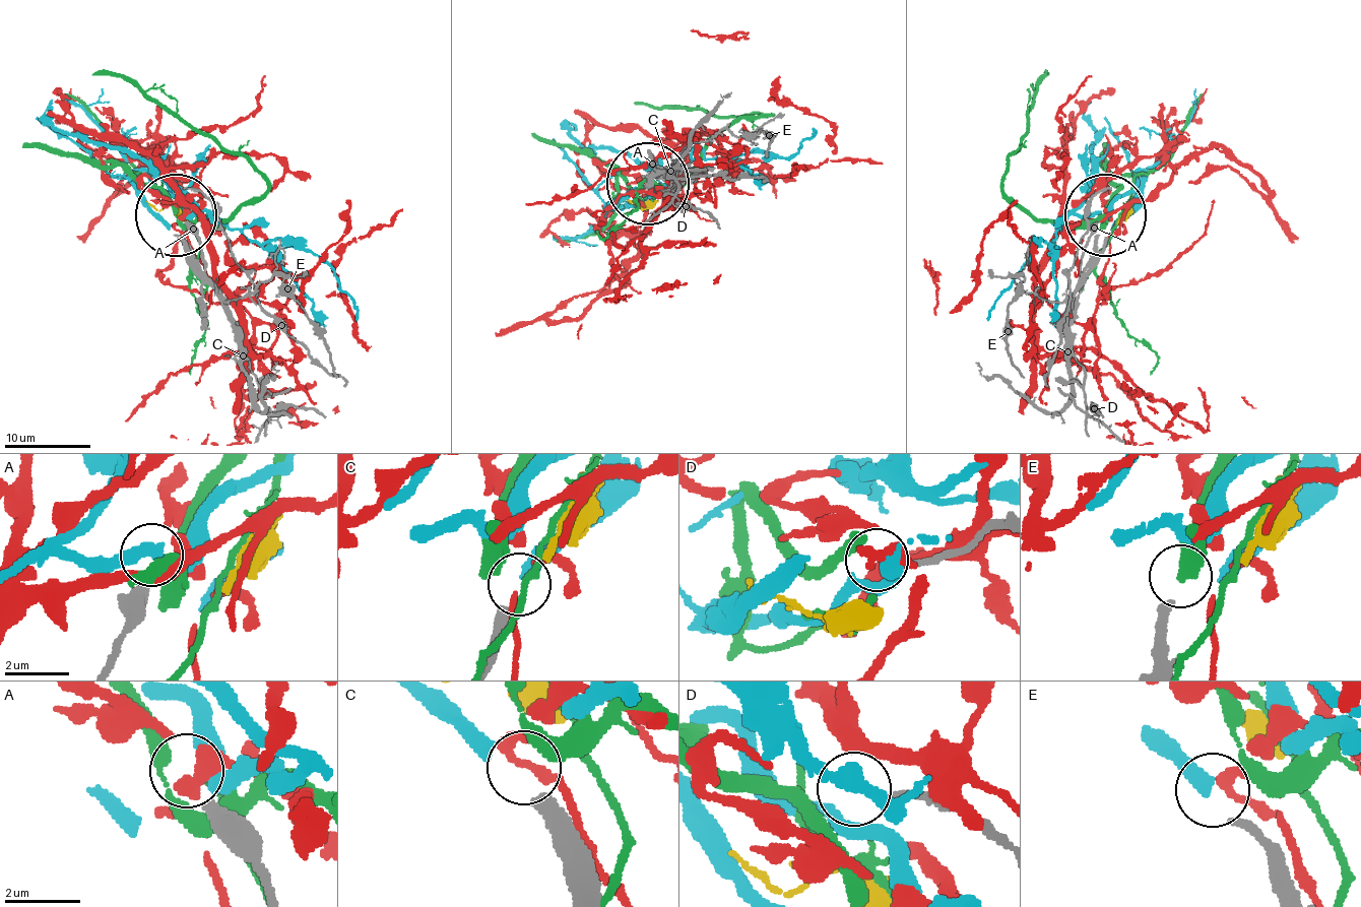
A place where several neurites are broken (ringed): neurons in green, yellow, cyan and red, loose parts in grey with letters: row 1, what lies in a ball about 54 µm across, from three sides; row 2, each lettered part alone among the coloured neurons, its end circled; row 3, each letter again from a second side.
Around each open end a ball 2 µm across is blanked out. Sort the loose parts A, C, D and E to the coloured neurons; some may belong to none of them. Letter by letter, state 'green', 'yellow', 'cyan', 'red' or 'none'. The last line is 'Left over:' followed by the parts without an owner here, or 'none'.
A: red
C: cyan
D: none
E: none
Left over: D, E

